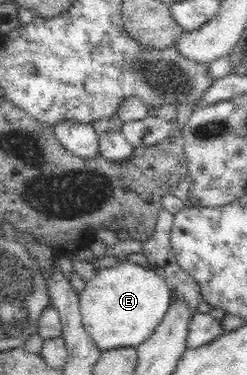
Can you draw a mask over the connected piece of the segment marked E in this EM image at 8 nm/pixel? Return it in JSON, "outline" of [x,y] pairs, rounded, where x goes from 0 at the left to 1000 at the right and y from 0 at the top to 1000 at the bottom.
{"outline":[[[494,691],[462,709],[397,717],[381,741],[348,749],[344,768],[320,779],[320,824],[336,872],[409,936],[510,923],[551,928],[575,917],[623,891],[632,869],[656,859],[664,837],[688,821],[688,805],[692,779],[664,744],[603,712],[575,715],[559,704],[514,699],[510,691]]]}

